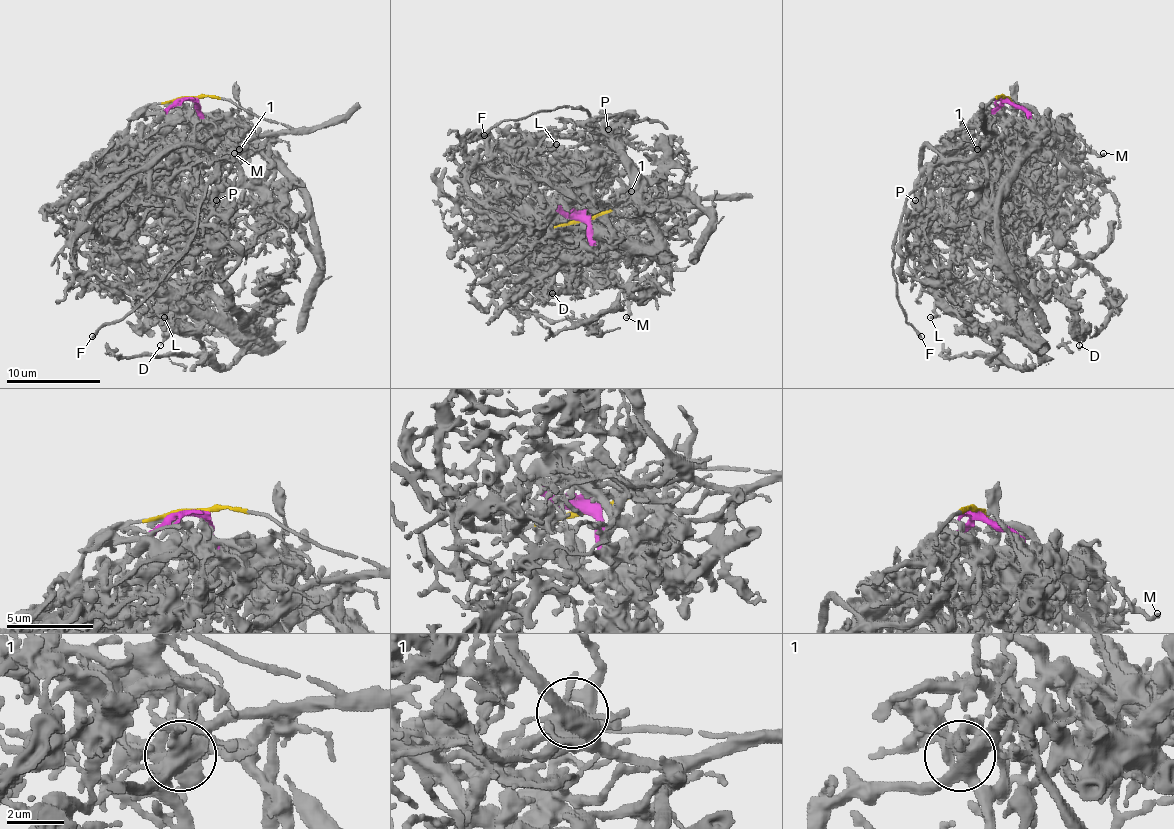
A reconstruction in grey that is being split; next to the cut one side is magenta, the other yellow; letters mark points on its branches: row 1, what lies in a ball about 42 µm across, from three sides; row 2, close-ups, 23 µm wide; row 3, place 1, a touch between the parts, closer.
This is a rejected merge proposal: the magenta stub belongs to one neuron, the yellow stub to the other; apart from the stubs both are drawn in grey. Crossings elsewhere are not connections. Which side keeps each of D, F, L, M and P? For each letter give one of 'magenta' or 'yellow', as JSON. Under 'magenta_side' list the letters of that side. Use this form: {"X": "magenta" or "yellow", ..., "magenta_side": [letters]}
{"D": "magenta", "F": "yellow", "L": "magenta", "M": "magenta", "P": "magenta", "magenta_side": ["D", "L", "M", "P"]}

